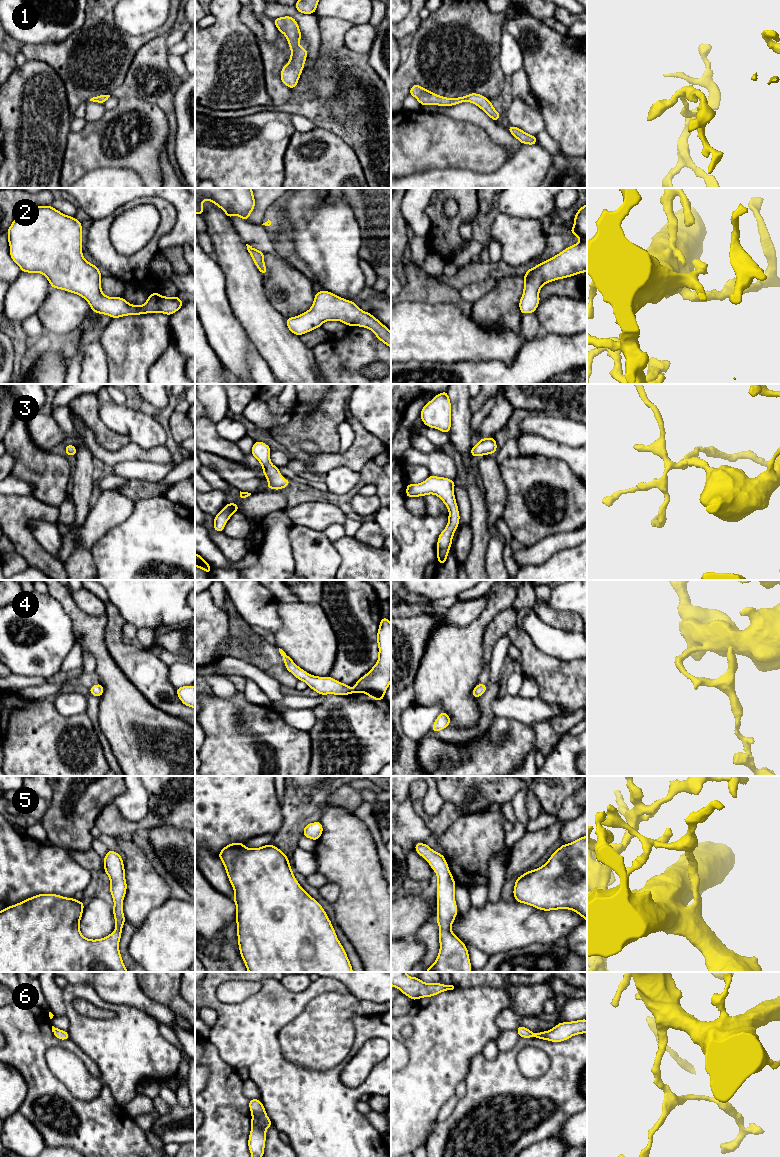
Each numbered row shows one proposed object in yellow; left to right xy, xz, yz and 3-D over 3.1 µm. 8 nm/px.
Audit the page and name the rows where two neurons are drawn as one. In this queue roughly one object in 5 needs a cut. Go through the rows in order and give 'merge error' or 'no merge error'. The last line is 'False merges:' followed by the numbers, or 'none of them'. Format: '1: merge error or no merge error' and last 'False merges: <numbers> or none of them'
1: no merge error
2: no merge error
3: no merge error
4: no merge error
5: no merge error
6: no merge error
False merges: none of them

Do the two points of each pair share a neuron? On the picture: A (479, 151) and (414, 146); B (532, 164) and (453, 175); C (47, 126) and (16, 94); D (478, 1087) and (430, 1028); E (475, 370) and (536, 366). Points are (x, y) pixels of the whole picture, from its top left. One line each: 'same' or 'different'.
A: same
B: same
C: same
D: different
E: same

